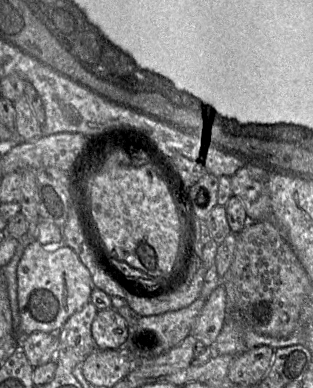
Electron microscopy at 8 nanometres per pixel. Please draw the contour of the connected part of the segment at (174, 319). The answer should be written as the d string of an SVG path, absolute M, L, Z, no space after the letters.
M199 297L192 304L175 311L158 315L142 316L137 323L130 325L125 342L125 351L133 360L147 360L155 358L180 344L192 333L193 325L200 314L205 299Z

